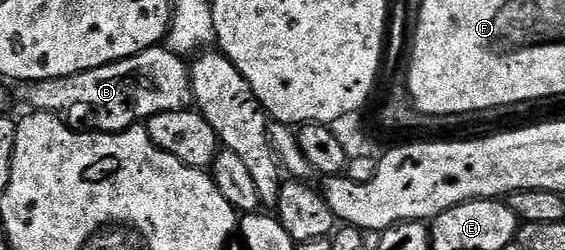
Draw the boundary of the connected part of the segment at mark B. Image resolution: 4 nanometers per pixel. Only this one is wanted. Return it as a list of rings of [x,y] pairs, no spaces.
[[[157,45],[98,69],[74,73],[70,77],[43,79],[19,88],[20,99],[33,112],[67,116],[67,111],[85,111],[92,118],[91,126],[98,131],[124,131],[158,113],[185,110],[192,103],[190,67],[181,56]]]

